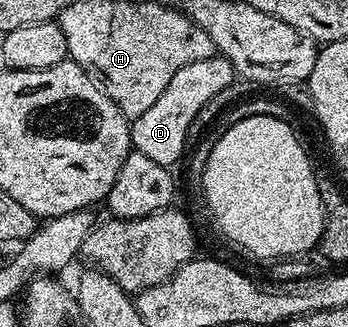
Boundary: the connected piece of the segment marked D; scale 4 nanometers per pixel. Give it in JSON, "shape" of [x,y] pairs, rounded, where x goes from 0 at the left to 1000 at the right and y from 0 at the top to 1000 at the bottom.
{"shape":[[[612,165],[583,187],[549,187],[549,199],[526,199],[491,235],[491,251],[422,336],[376,376],[379,459],[411,468],[411,480],[434,480],[434,492],[457,492],[457,505],[494,514],[534,471],[537,391],[549,370],[618,284],[641,284],[675,251],[675,220],[664,187],[652,187],[629,165]]]}

